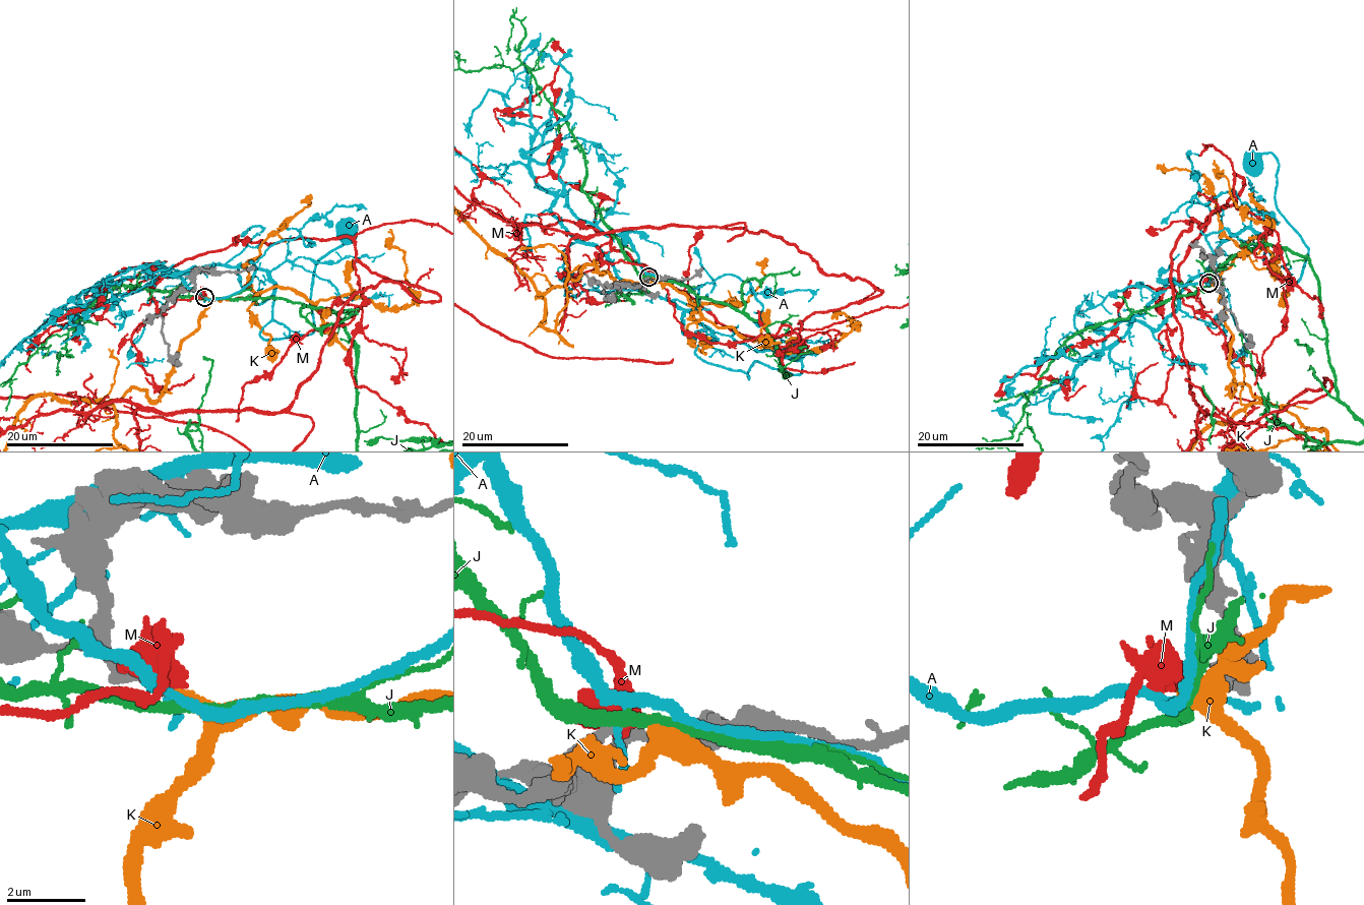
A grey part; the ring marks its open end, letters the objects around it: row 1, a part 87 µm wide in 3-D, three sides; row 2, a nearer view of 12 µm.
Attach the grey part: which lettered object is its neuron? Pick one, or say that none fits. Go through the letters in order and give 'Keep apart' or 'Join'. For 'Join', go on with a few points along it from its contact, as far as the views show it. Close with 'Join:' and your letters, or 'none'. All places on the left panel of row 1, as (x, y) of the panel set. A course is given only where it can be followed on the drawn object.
A: Keep apart
J: Keep apart
K: Join
M: Keep apart
Join: K

